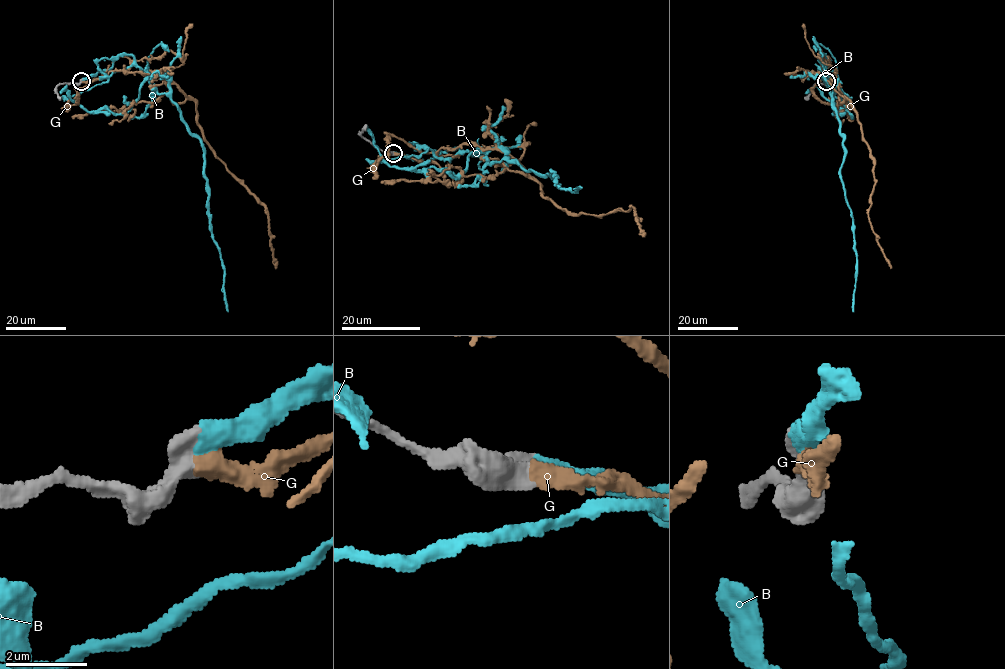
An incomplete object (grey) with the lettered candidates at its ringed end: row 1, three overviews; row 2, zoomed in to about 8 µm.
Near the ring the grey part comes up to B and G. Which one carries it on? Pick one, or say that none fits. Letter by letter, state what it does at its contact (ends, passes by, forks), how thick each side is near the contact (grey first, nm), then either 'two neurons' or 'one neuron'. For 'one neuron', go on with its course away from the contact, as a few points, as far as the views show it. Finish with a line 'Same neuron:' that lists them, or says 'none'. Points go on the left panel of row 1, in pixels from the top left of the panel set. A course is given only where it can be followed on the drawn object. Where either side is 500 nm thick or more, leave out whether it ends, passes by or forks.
B: 460 nm thick on the grey side, 500 nm on the other; two neurons
G: 550 nm thick on the grey side, 500 nm on the other; one neuron; it runs (82, 82), (119, 56), (181, 60), (164, 75), (170, 99), (196, 104), (203, 139), (266, 210), (276, 268)
Same neuron: G

